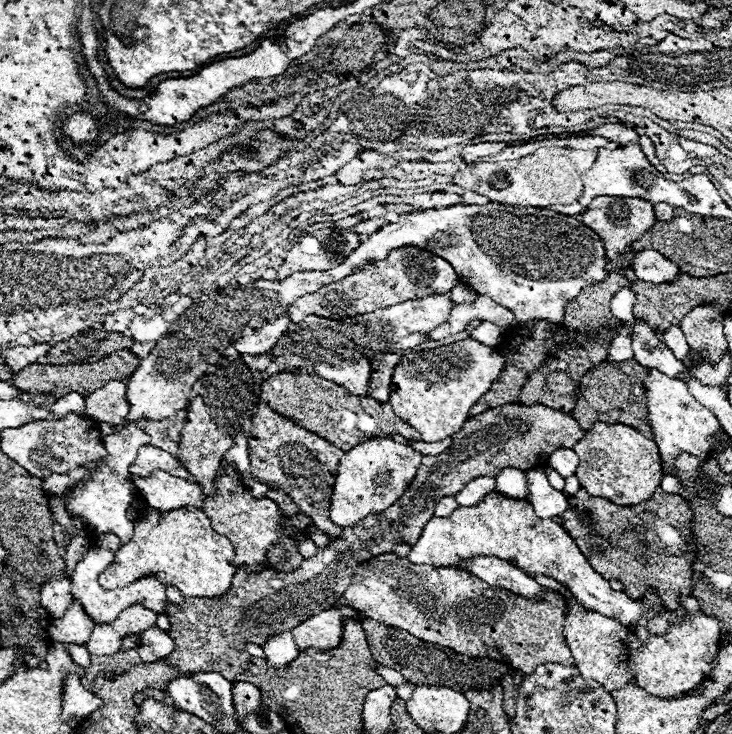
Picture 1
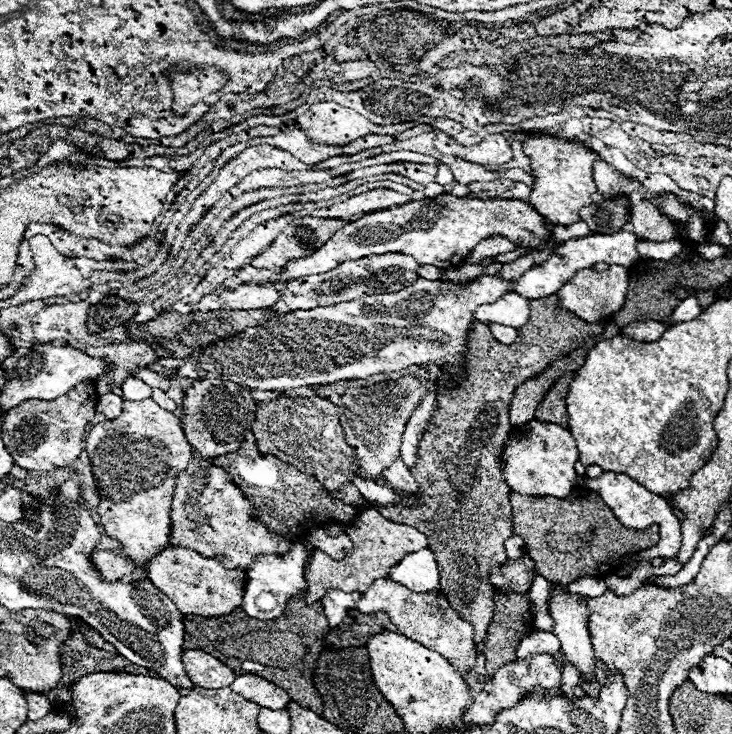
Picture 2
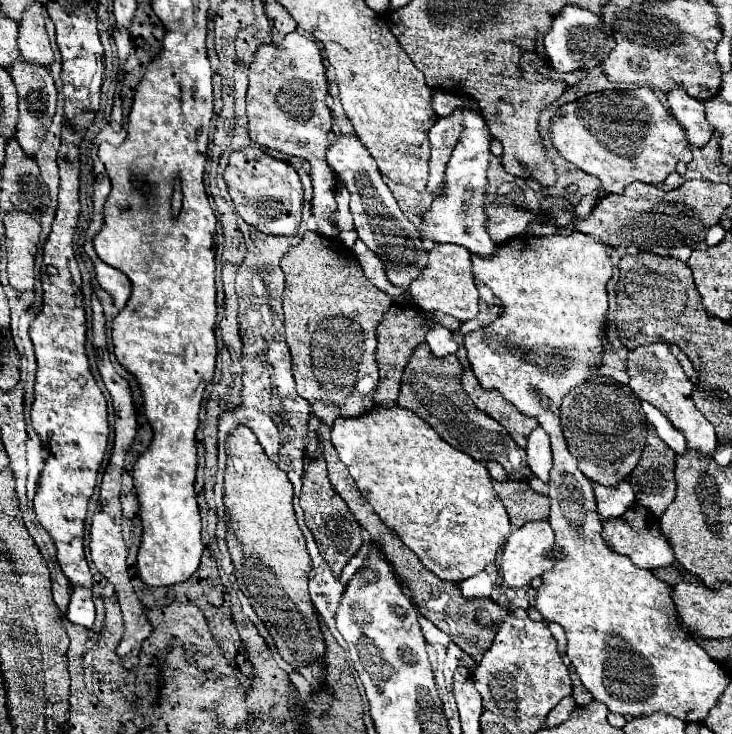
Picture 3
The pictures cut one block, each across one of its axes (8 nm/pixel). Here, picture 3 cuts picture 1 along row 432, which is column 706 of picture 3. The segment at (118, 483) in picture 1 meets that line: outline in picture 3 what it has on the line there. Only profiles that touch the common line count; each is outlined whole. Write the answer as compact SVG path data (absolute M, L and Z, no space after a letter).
M684 88L670 90L666 94L666 100L668 100L668 108L674 112L674 116L686 128L688 142L696 148L704 148L714 134L714 128L706 120L704 102L688 96L688 92Z

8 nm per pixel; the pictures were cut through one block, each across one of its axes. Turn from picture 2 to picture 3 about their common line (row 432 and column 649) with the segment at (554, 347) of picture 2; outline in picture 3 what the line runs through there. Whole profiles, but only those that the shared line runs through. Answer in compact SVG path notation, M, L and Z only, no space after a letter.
M652 432L648 434L640 462L628 476L638 504L646 506L656 516L662 516L674 500L674 458L676 452L666 442L658 440L656 432Z

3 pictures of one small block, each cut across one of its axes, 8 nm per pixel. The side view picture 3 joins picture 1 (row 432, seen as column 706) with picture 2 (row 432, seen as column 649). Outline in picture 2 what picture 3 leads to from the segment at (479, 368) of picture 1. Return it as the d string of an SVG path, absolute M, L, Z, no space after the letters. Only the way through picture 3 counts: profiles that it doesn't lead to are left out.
M406 376L400 380L386 380L372 384L370 388L348 388L340 400L340 424L344 428L346 440L354 450L356 462L370 476L382 476L382 470L388 468L400 456L400 438L404 426L420 404L420 398L426 392L426 380L418 376Z

